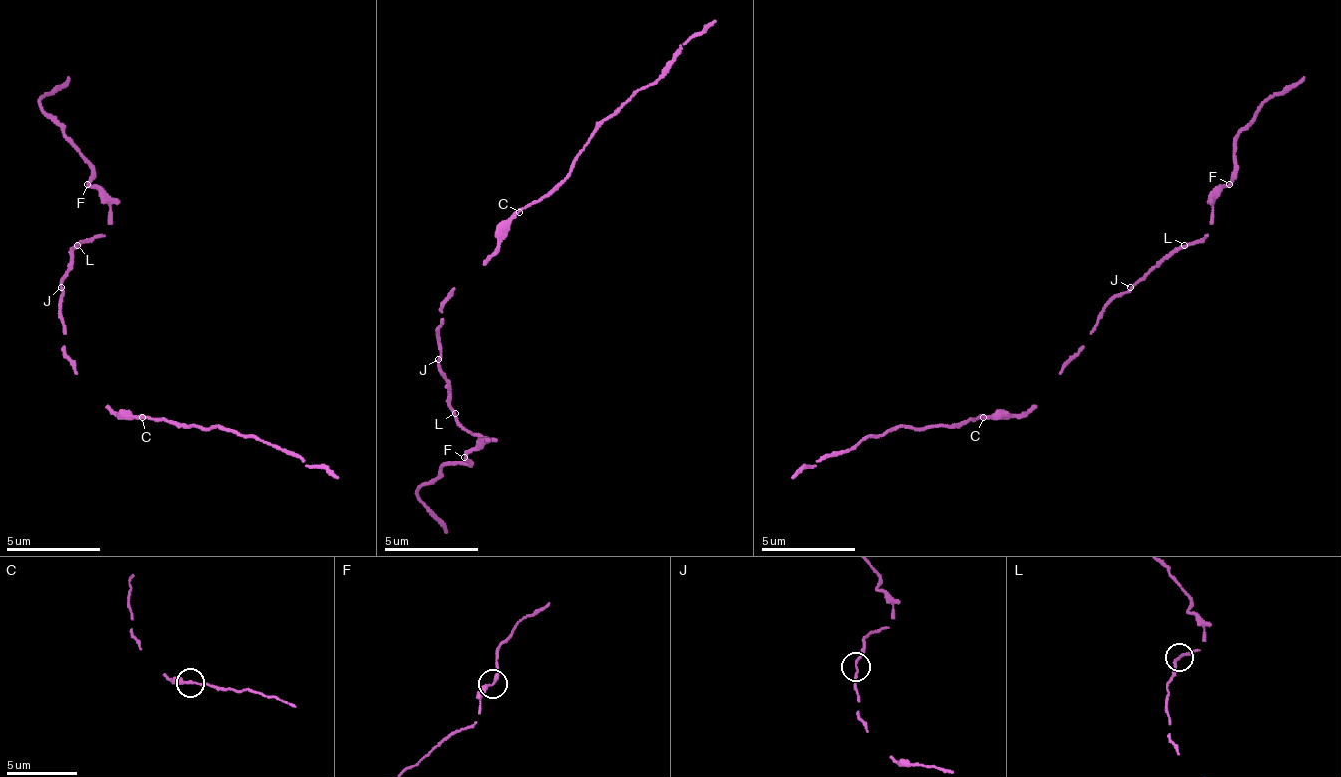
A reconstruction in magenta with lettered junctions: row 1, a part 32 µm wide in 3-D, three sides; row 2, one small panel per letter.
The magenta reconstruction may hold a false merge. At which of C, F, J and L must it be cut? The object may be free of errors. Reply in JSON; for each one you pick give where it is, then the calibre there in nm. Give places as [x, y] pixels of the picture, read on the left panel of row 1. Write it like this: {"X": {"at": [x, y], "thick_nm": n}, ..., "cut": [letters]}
{"cut": []}

